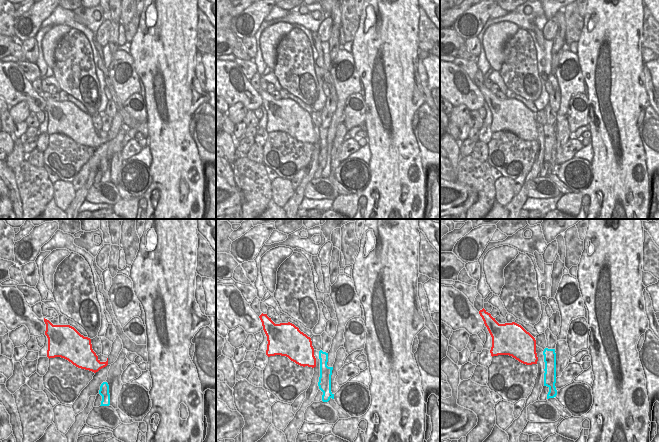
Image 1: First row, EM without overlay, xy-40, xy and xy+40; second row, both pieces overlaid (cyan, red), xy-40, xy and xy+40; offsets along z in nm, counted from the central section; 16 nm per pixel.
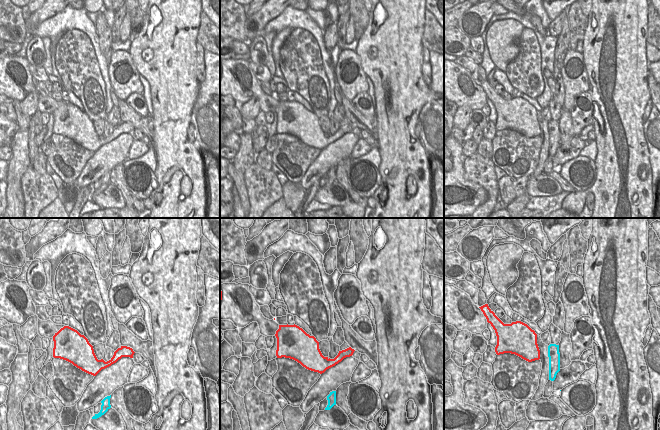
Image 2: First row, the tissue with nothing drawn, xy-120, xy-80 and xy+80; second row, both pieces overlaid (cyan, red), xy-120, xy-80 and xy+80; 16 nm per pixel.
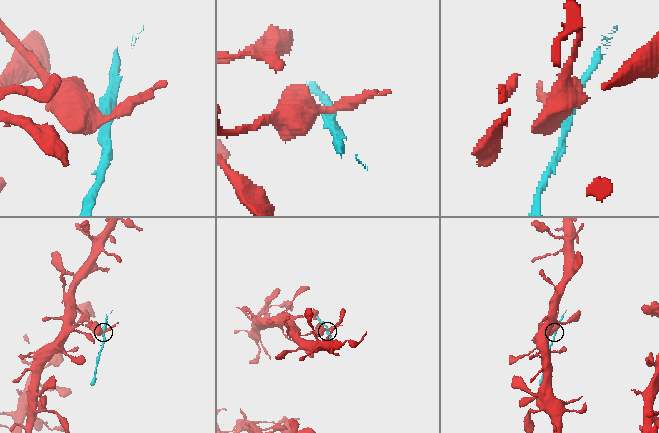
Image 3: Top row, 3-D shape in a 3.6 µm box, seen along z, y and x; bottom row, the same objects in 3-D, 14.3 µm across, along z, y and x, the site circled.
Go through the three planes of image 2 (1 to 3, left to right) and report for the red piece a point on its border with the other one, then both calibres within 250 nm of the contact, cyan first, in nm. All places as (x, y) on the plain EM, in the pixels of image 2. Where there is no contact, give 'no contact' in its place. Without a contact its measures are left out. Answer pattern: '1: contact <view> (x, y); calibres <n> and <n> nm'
1: no contact
2: no contact
3: no contact

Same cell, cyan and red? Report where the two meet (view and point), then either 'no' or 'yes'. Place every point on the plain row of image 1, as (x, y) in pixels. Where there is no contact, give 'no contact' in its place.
no contact; no

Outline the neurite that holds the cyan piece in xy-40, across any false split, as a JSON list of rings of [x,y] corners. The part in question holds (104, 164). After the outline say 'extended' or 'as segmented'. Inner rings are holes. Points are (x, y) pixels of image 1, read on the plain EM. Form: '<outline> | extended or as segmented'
[[[103,158],[101,160],[99,170],[102,172],[102,177],[100,182],[109,182],[110,170],[109,170],[109,161],[107,158]]] | as segmented

